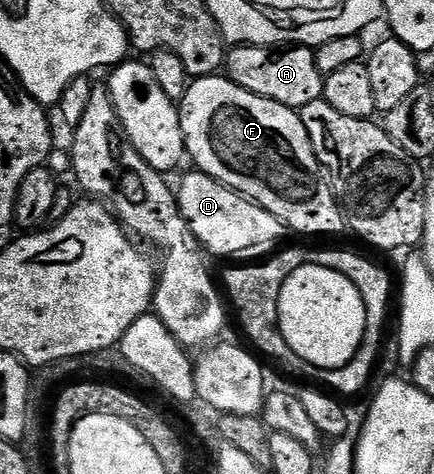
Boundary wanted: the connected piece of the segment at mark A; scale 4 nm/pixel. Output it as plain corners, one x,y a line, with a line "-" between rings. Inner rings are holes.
293,44
287,45
285,48
235,46
227,53
224,74
240,88
244,88
256,96
264,96
268,100
276,100
276,104
284,104
285,106
291,106
293,110
301,111
302,107
322,98
324,75
320,72
314,56
315,51
311,47
295,46

